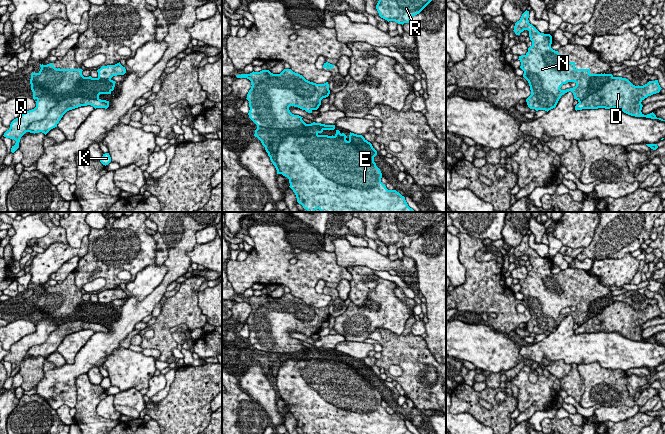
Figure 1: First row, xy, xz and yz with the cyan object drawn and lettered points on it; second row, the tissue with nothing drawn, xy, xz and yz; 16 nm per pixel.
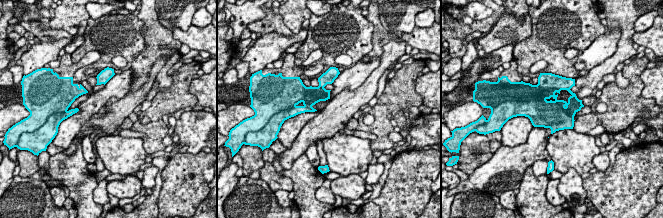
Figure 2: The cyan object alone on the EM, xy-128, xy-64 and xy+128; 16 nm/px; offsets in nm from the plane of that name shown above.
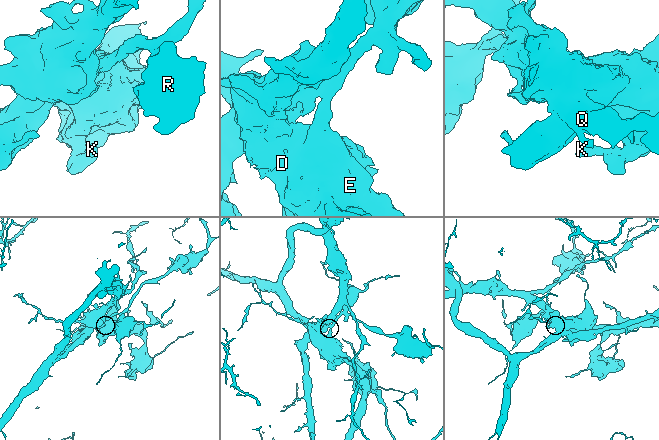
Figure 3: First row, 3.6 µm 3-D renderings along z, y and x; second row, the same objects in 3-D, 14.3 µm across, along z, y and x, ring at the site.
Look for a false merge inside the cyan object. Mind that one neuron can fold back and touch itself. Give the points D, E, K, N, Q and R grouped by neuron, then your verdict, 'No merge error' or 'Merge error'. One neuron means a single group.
Groups: D E K R / N Q. Merge error

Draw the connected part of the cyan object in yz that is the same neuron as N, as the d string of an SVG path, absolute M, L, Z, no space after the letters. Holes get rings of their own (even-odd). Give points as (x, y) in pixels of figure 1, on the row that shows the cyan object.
M525 11L520 20L515 23L514 32L520 35L524 30L529 31L529 37L532 45L528 48L525 55L519 56L521 62L520 68L524 71L523 77L528 81L531 95L526 99L530 109L549 111L556 107L559 99L565 93L571 91L574 99L578 102L584 99L584 95L592 94L602 87L590 83L590 79L597 75L591 74L590 69L576 69L575 62L565 61L564 55L551 48L552 36L550 34L540 33L532 24L529 23L529 11ZM568 82L575 82L576 86L570 89L561 90L561 86Z

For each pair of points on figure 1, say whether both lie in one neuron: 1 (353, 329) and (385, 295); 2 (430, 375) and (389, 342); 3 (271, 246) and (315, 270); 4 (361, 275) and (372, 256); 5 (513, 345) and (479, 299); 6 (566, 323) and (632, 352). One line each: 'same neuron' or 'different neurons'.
1: same neuron
2: different neurons
3: same neuron
4: different neurons
5: different neurons
6: same neuron

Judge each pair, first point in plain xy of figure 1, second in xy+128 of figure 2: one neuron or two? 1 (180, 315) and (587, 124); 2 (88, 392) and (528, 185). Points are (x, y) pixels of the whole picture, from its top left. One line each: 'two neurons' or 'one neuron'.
1: two neurons
2: one neuron

